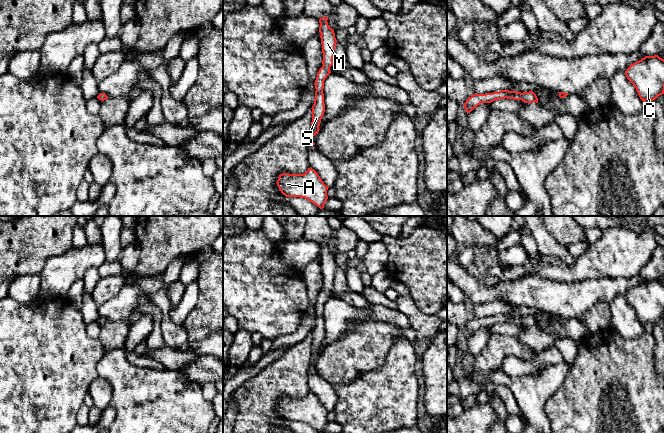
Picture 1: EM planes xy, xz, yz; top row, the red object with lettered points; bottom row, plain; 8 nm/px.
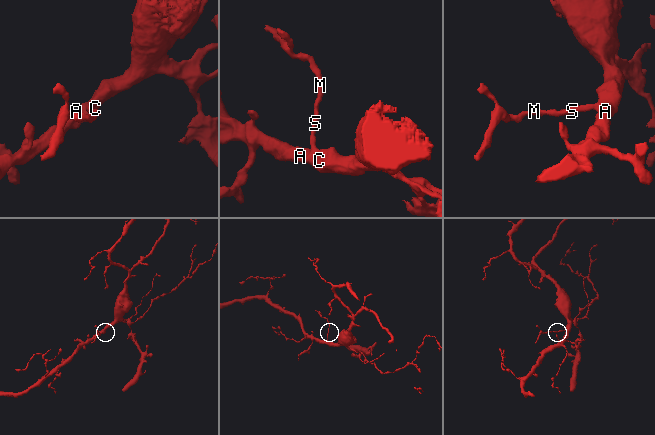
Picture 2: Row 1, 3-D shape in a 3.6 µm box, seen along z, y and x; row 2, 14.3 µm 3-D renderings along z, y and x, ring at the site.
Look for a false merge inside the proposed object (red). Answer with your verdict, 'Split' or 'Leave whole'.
Leave whole

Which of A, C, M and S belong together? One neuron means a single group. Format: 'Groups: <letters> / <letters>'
Groups: A C M S

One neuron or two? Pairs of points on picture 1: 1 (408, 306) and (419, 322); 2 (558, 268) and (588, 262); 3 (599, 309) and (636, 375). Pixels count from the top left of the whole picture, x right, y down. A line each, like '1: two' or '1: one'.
1: one
2: one
3: two

